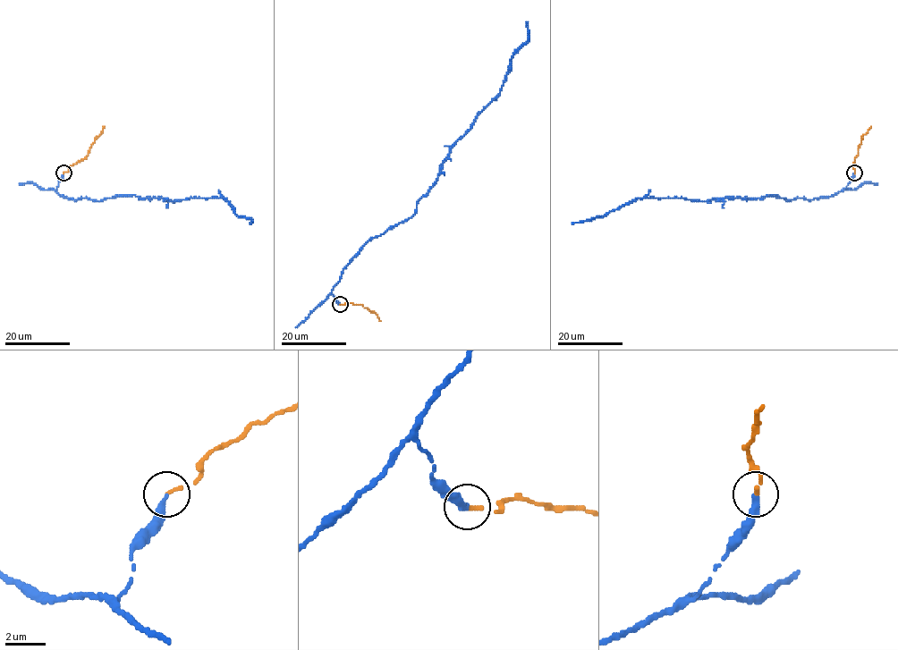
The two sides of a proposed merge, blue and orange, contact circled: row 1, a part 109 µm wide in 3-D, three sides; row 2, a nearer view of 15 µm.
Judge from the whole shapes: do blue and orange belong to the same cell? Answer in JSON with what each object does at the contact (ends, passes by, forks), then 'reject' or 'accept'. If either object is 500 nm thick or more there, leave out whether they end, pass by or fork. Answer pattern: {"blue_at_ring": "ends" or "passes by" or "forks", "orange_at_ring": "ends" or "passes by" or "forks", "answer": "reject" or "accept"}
{"blue_at_ring": "ends", "orange_at_ring": "ends", "answer": "accept"}

